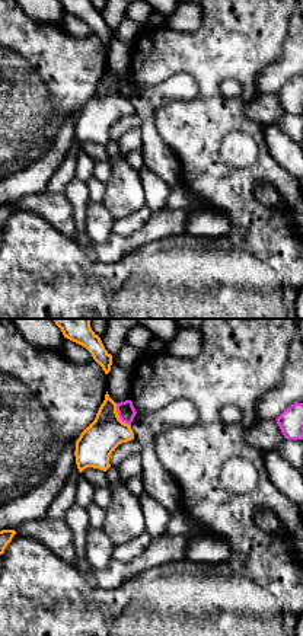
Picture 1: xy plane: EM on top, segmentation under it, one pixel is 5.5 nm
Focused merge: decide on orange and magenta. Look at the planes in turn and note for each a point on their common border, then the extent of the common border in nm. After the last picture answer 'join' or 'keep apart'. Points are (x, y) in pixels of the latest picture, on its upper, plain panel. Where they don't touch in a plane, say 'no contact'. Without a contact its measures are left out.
meets orange at (118, 90); contact 150 nm long

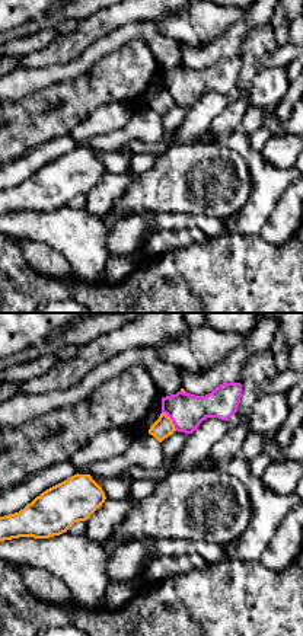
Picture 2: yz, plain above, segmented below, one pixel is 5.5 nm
meets orange at (171, 95); contact 130 nm long

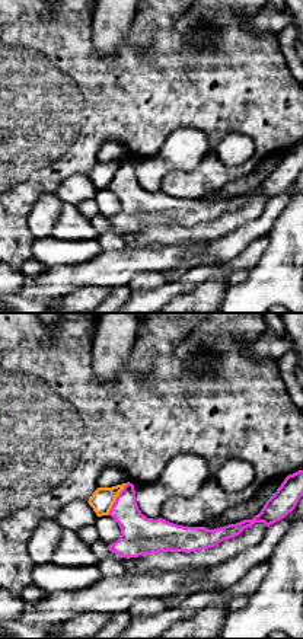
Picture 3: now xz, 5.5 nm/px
meets orange at (115, 172); contact 200 nm long

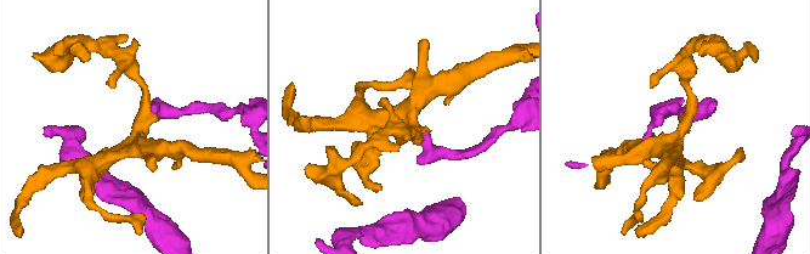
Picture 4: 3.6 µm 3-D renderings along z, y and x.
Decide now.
keep apart

